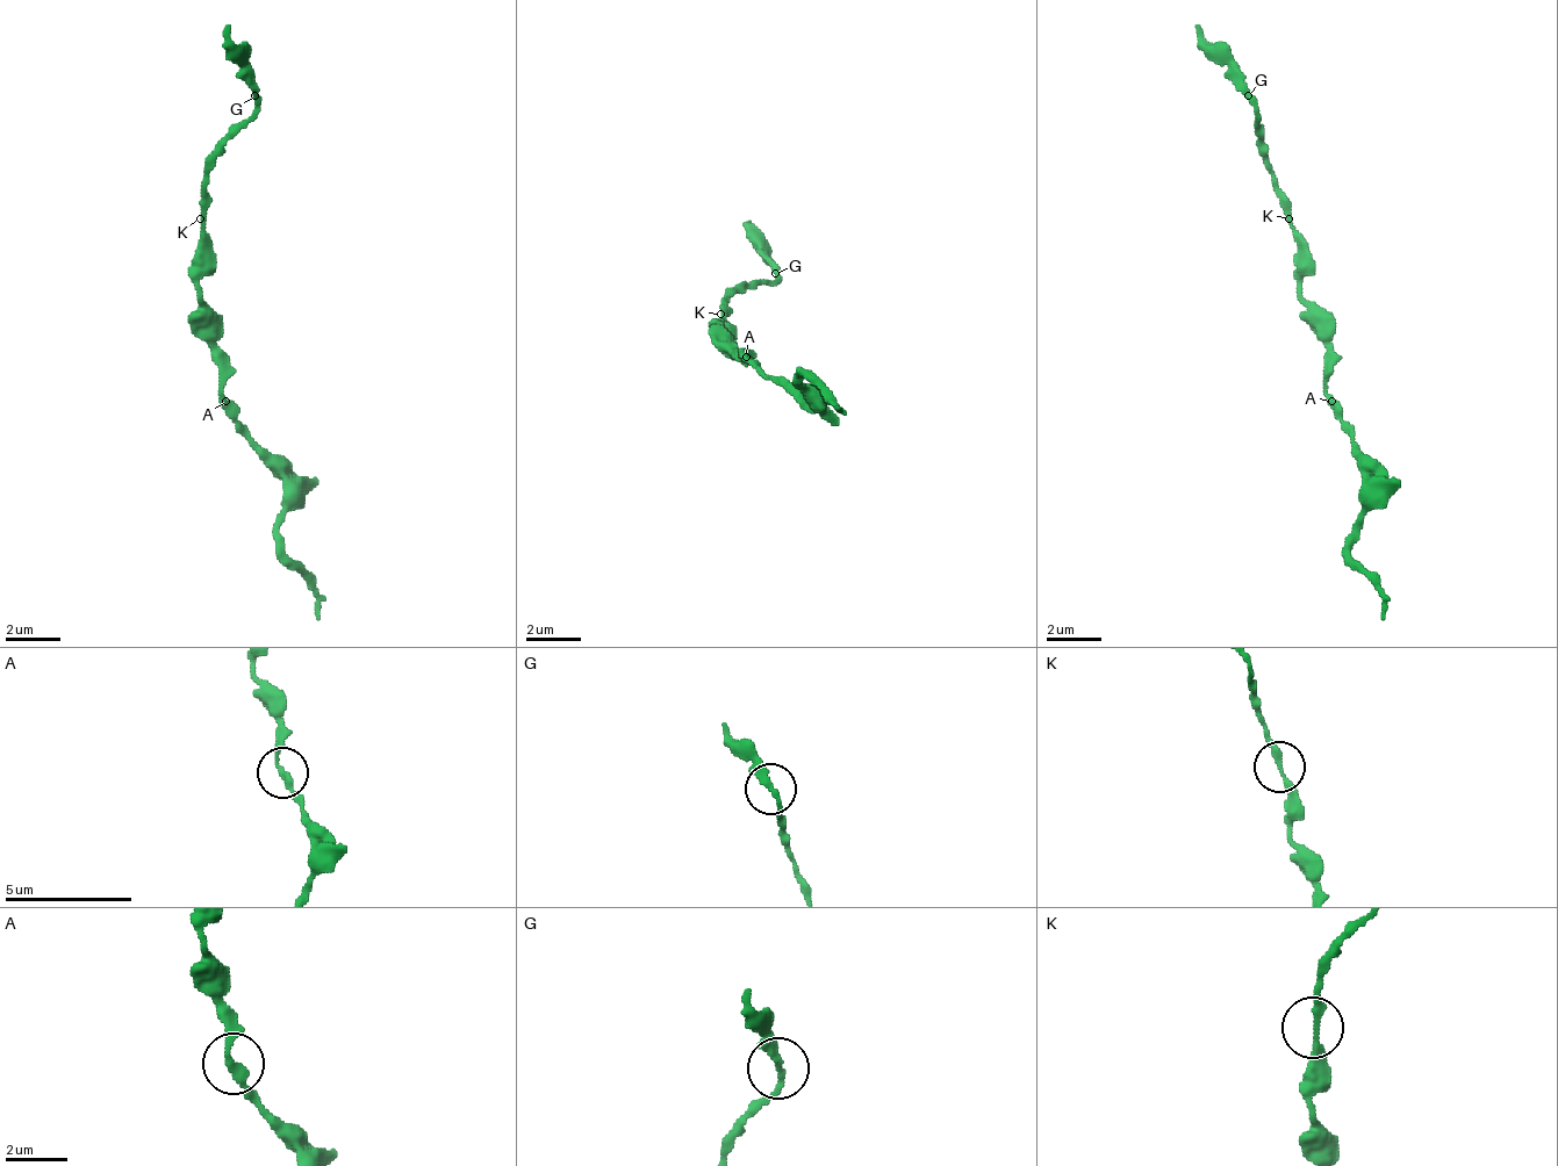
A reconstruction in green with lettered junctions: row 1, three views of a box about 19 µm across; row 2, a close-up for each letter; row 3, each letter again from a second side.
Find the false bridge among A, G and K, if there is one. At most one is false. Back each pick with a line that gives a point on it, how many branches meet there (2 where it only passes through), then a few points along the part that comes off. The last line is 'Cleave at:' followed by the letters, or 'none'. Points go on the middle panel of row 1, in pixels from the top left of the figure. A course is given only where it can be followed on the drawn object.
Cleave at: none

